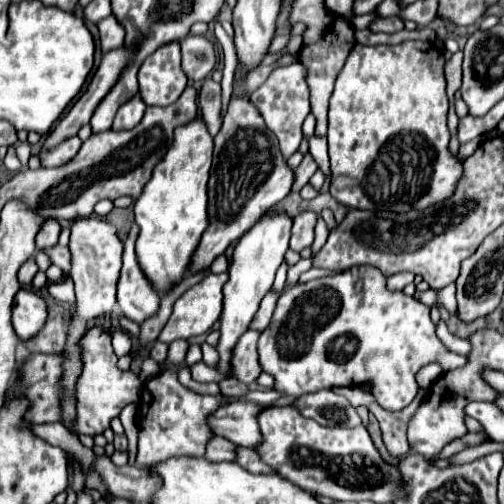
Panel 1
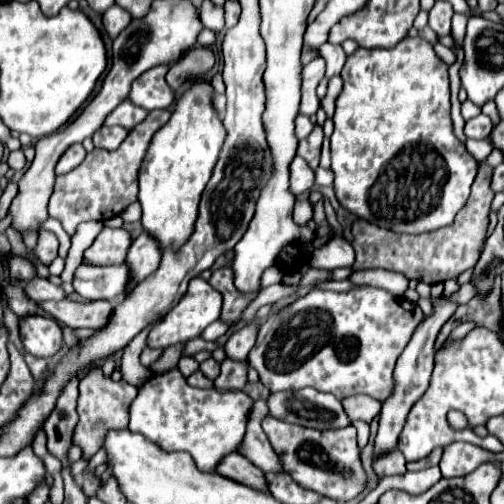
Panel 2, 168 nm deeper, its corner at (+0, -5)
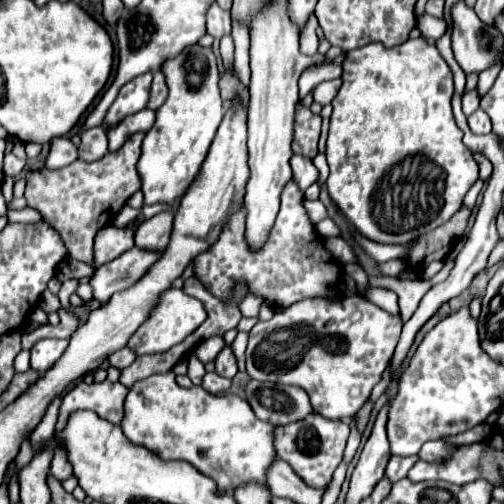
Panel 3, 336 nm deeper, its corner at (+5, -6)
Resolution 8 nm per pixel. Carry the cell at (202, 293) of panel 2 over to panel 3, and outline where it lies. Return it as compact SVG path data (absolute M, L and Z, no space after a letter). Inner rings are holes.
M170 288L164 292L158 300L158 306L152 310L150 318L134 332L130 338L128 346L138 354L156 354L156 352L166 352L168 348L180 344L186 336L190 336L202 322L206 320L206 310L200 300L188 296L182 288Z

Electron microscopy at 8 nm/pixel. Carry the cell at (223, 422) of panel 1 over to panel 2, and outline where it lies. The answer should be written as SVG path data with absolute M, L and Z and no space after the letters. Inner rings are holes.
M257 401L255 407L251 409L251 417L247 423L247 435L245 435L245 441L239 453L245 455L253 465L257 465L265 473L283 473L279 455L273 451L269 439L263 437L263 429L261 429L263 417L267 417L265 401Z

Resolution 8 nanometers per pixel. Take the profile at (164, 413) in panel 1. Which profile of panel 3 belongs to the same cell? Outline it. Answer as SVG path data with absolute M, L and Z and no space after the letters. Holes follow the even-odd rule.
M174 372L156 374L130 388L120 424L124 434L164 460L190 462L226 492L246 480L266 482L266 468L276 456L272 446L274 426L258 420L250 404L236 394L214 396L202 386L186 390L174 378Z

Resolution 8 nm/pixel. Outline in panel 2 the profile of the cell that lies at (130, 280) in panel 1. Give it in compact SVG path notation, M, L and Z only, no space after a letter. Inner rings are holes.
M143 231L131 245L127 253L127 263L131 263L131 269L135 271L135 279L131 279L131 287L151 275L155 267L159 267L161 259L161 245L157 243L155 237L151 237L147 231Z

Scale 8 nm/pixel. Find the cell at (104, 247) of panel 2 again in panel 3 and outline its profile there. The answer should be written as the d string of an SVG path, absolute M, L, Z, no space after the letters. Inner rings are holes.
M108 224L94 238L94 264L102 266L102 264L118 258L132 246L134 246L132 228L116 228L114 224Z

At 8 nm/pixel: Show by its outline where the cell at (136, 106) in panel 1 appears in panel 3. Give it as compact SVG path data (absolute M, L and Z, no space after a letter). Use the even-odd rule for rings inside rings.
M102 126L90 128L82 134L82 144L78 146L78 156L86 162L94 162L108 152L108 136Z

